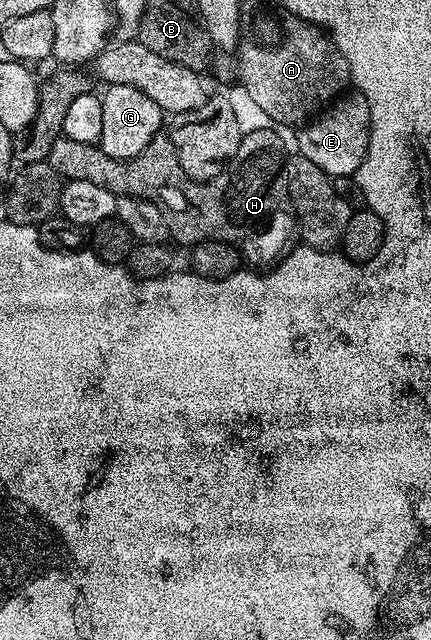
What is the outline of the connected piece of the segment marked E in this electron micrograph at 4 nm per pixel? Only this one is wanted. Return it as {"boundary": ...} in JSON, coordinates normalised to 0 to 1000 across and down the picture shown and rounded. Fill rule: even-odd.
{"boundary":[[[824,141],[810,142],[777,159],[763,161],[740,178],[726,180],[696,203],[687,213],[687,225],[696,230],[689,231],[694,242],[719,247],[719,253],[729,253],[738,266],[766,277],[824,277],[854,233],[858,166],[842,147]]]}

